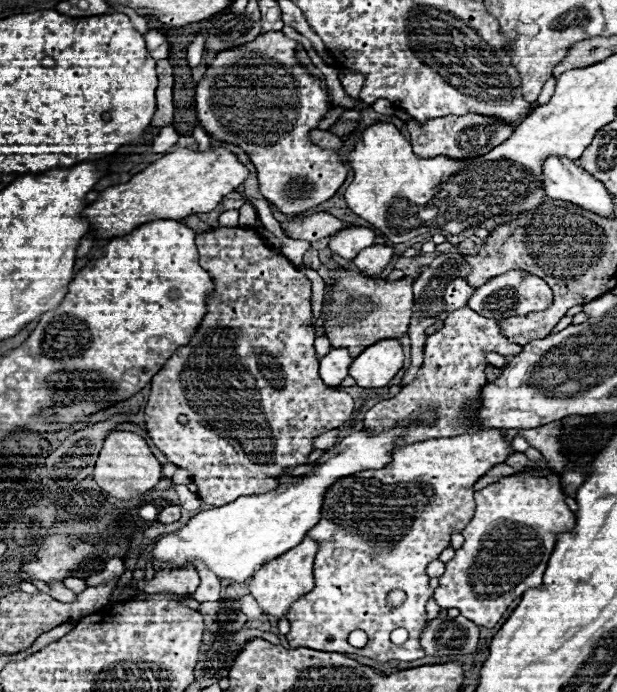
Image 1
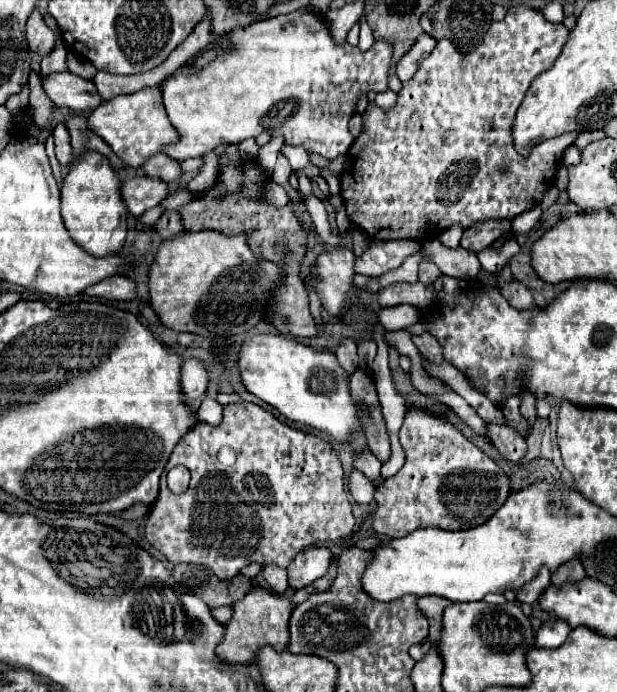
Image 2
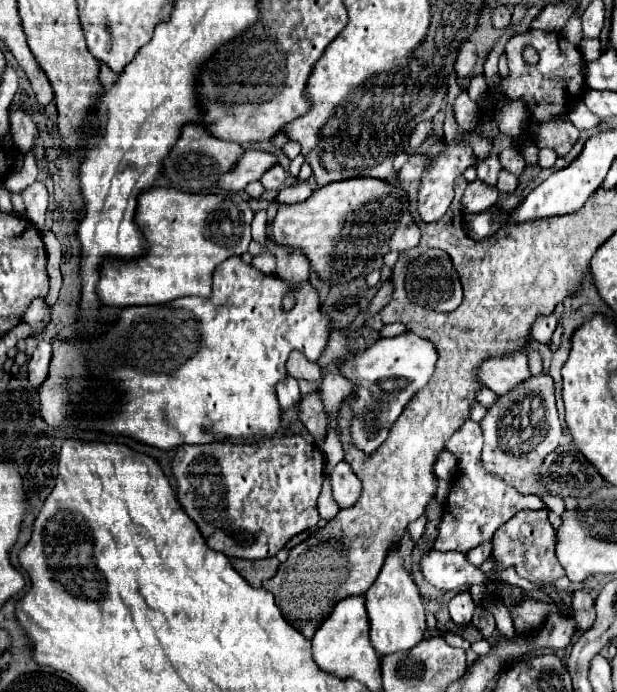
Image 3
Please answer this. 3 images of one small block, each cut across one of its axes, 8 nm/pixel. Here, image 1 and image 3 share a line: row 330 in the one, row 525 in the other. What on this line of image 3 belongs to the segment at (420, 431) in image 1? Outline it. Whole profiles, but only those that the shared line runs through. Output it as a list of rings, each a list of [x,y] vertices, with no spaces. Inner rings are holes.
[[[466,420],[446,442],[444,448],[458,458],[456,470],[452,474],[452,488],[444,502],[442,522],[438,524],[438,534],[434,538],[434,550],[438,552],[468,552],[486,540],[492,540],[494,532],[510,520],[520,510],[544,510],[546,506],[538,496],[522,496],[510,488],[500,476],[482,468],[482,430],[474,420]]]

